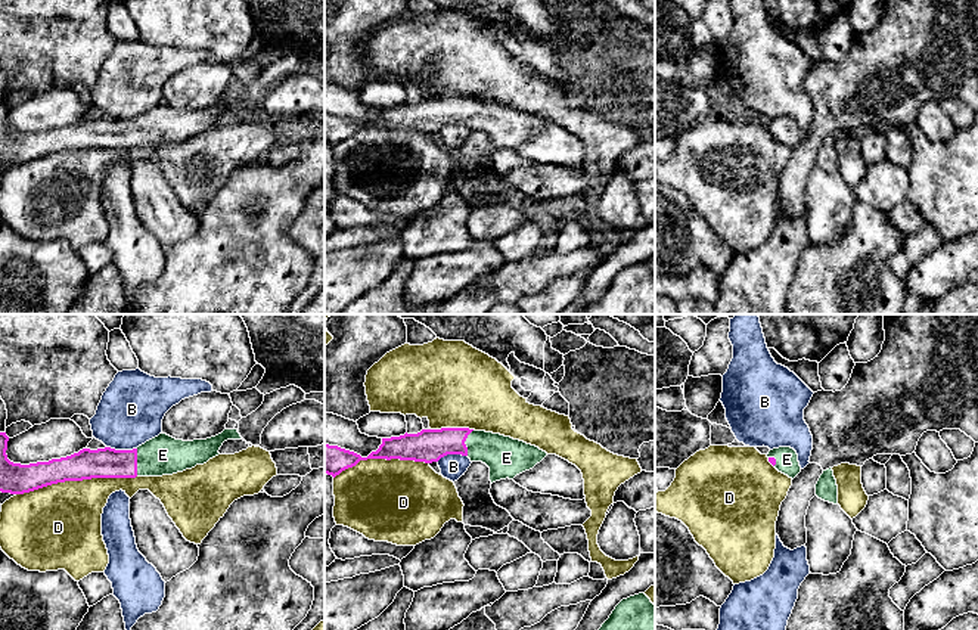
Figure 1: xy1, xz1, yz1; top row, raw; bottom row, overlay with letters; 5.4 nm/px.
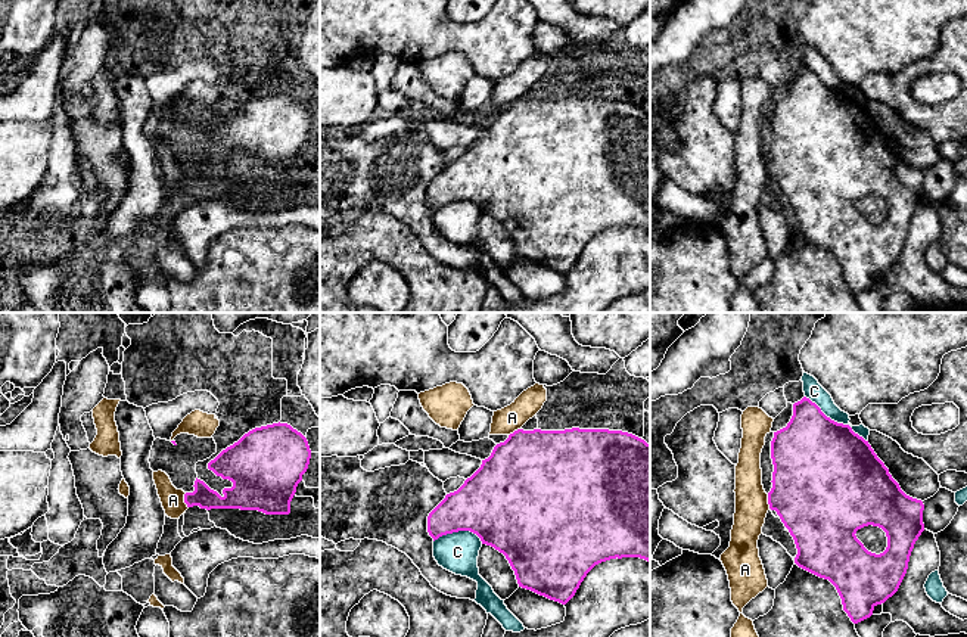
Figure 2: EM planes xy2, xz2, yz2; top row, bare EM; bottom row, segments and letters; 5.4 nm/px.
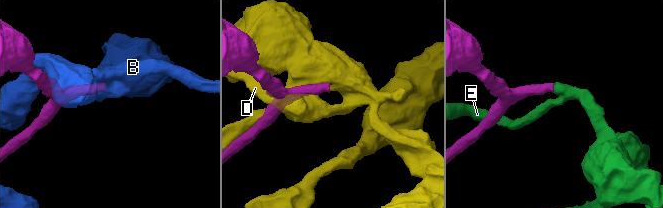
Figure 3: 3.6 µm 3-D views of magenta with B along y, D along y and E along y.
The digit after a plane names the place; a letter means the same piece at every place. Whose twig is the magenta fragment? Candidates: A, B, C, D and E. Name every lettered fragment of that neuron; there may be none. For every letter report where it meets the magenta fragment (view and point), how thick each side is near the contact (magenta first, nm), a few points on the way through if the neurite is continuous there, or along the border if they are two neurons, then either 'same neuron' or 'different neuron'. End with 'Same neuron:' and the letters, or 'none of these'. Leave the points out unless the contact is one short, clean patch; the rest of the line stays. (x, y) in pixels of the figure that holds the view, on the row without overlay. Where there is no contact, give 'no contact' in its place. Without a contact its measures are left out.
A: contact xy2 (184, 170); calibres 120 and 130 nm; different neuron
B: contact xy1 (121, 120); calibres 160 and 360 nm; different neuron
C: contact yz2 (836, 92); calibres 500 and 100 nm; different neuron
D: contact xy1 (75, 149); calibres 160 and 440 nm; different neuron
E: contact xy1 (136, 132); calibres 160 and 220 nm; same neuron
Same neuron: E

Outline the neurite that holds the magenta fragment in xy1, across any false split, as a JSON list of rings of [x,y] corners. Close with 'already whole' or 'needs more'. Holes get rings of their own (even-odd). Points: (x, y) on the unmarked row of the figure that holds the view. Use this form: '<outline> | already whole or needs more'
[[[235,97],[193,111],[159,103],[133,120],[83,118],[66,127],[21,134],[7,128],[9,106],[0,102],[0,161],[24,164],[65,150],[173,145],[218,125],[220,117],[227,109],[242,106]]] | needs more

